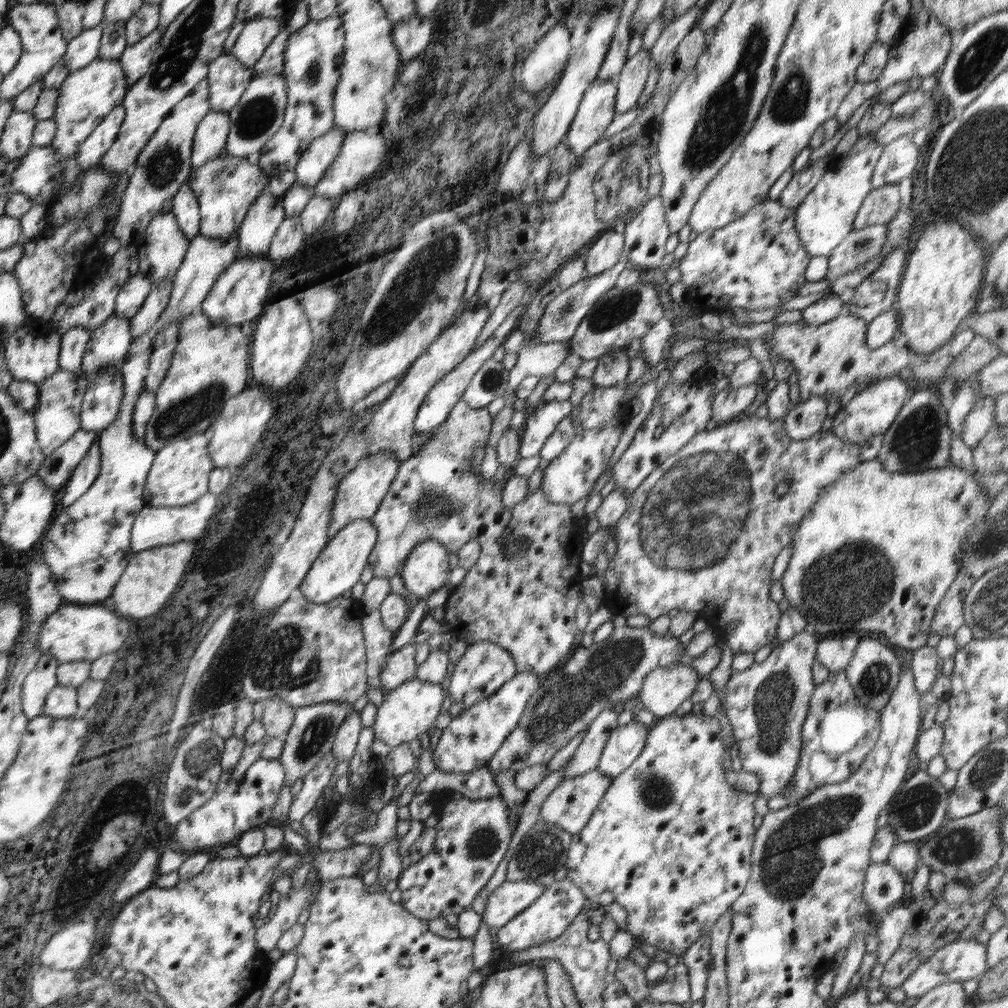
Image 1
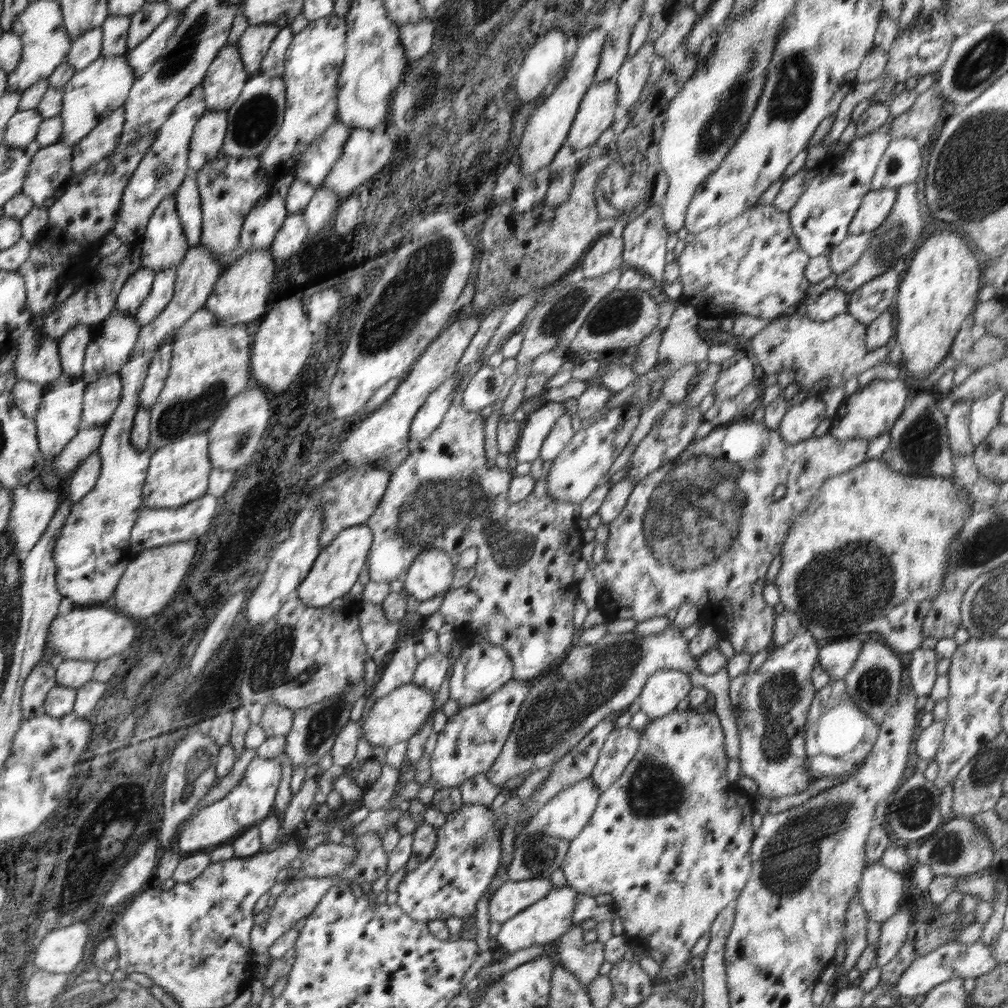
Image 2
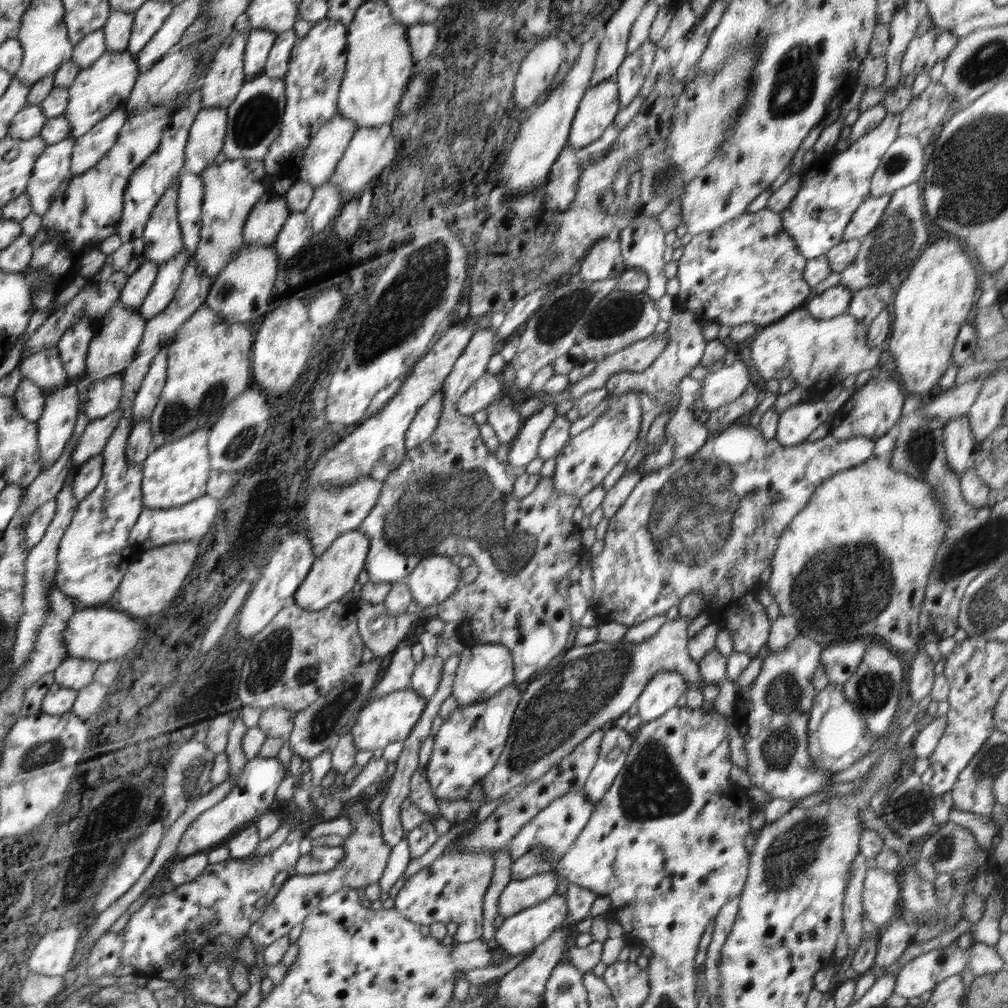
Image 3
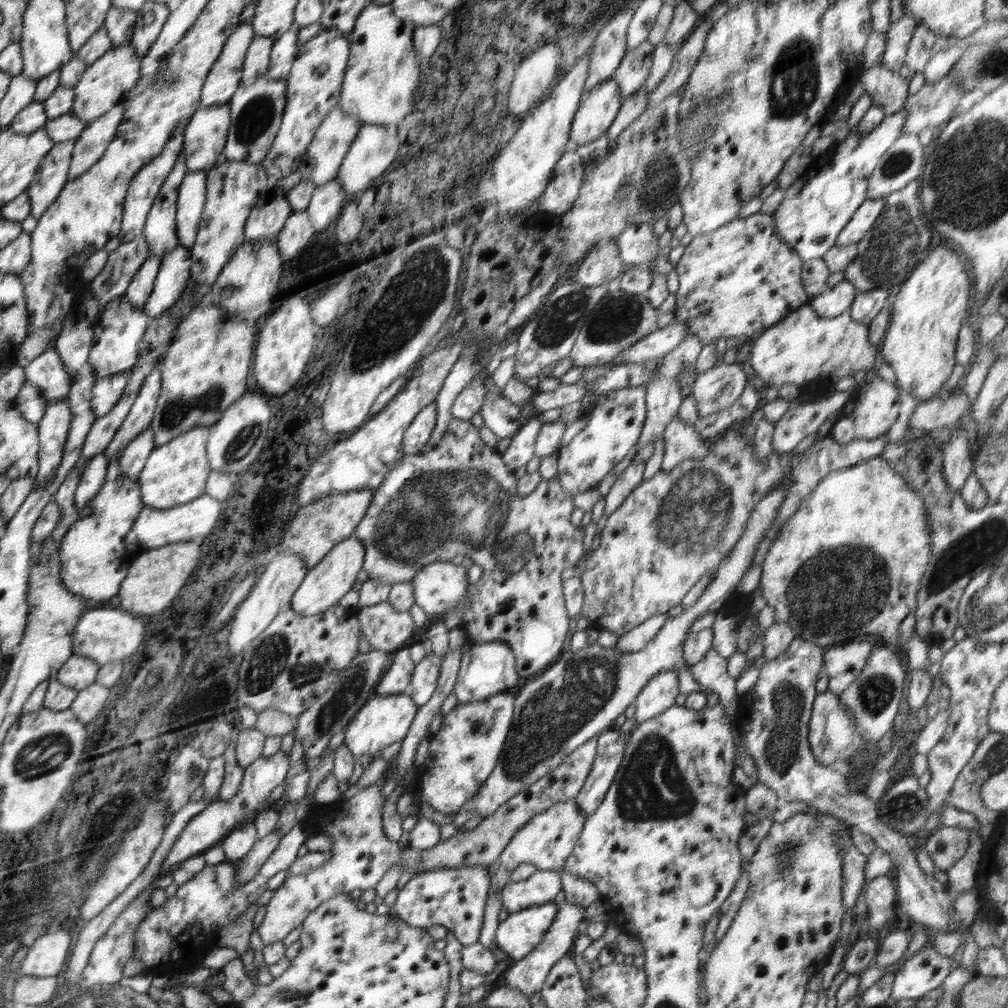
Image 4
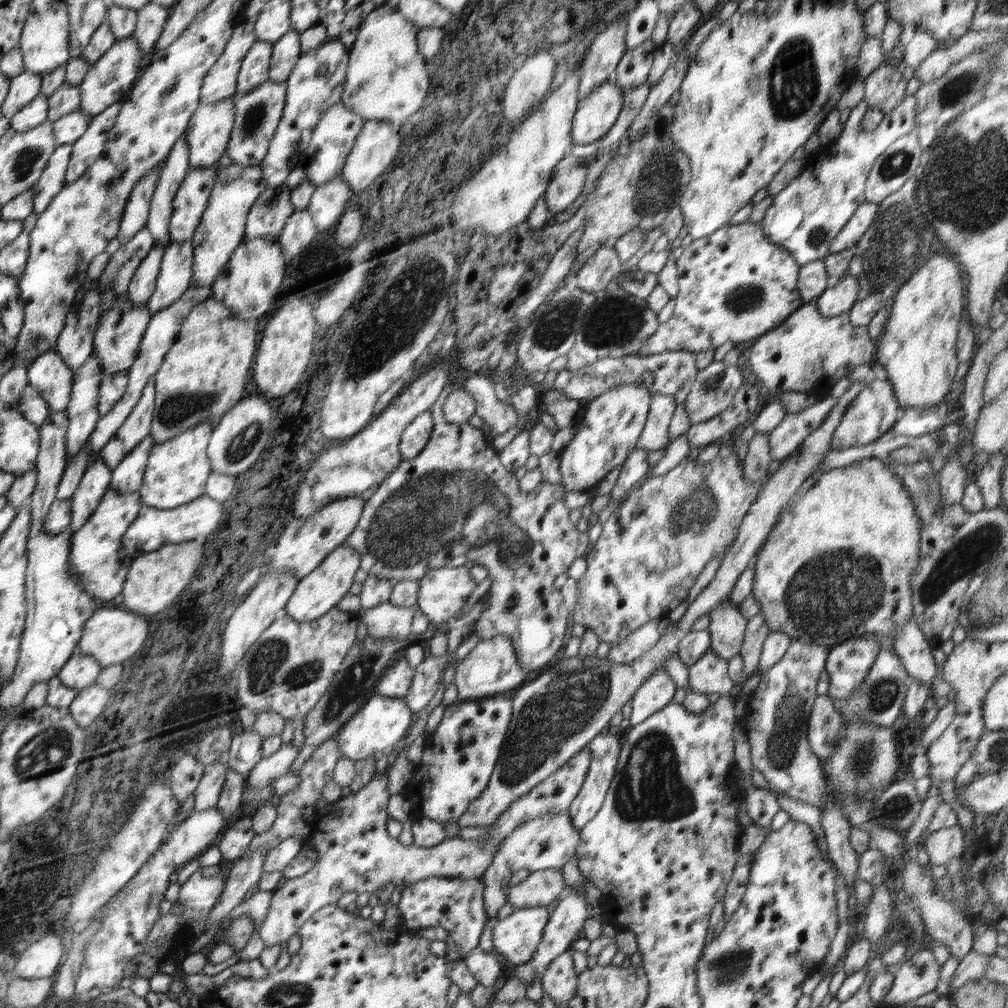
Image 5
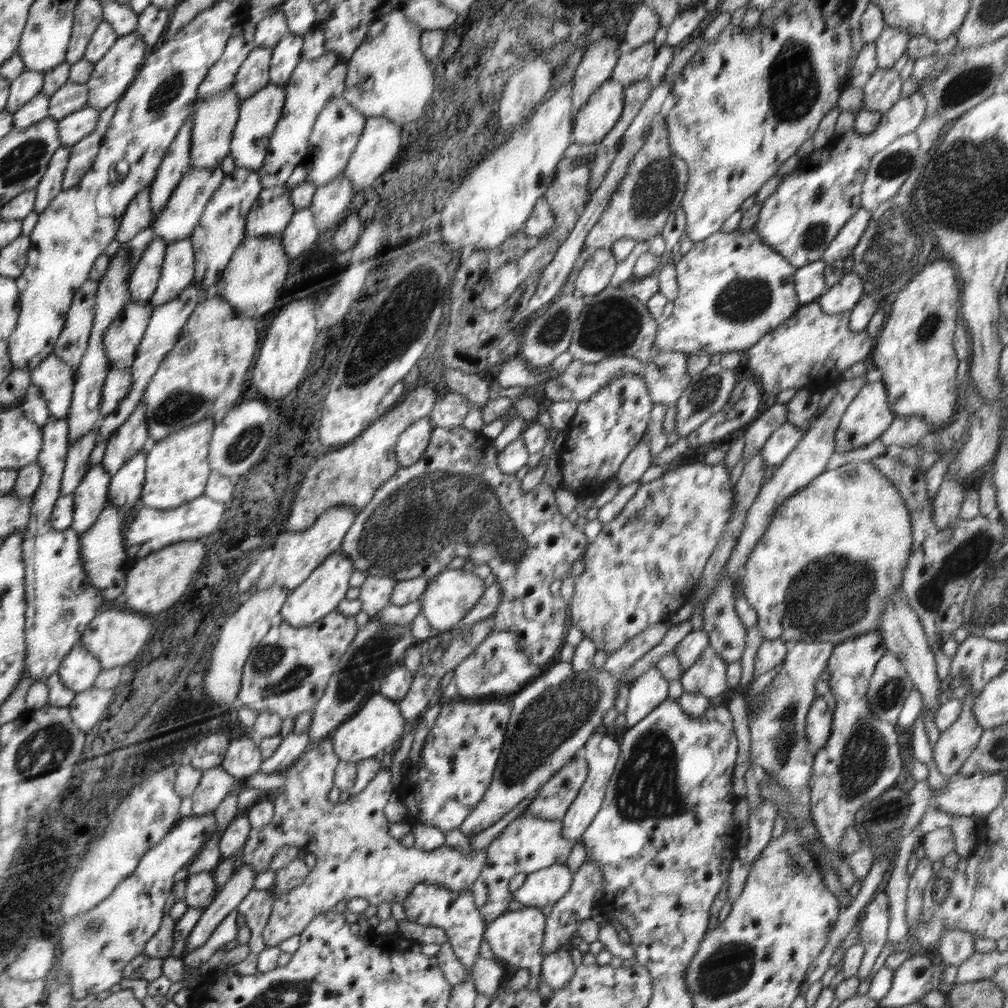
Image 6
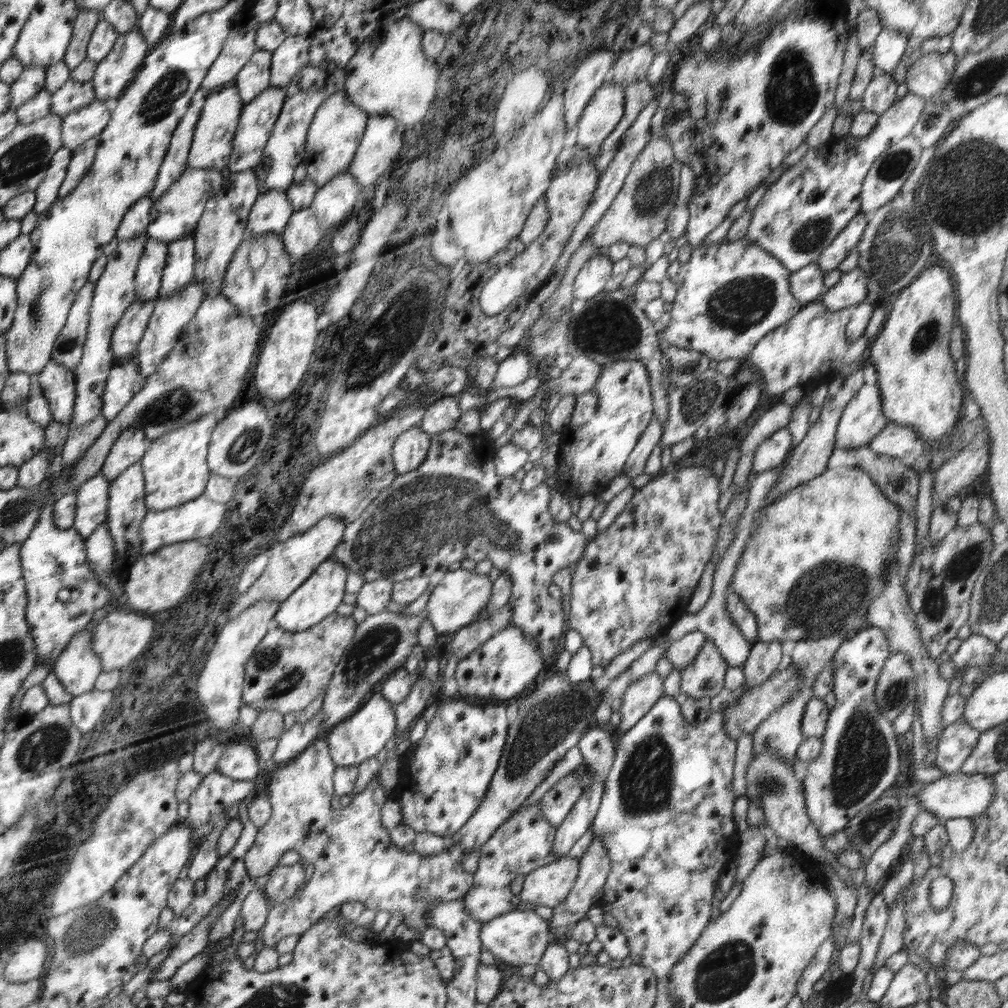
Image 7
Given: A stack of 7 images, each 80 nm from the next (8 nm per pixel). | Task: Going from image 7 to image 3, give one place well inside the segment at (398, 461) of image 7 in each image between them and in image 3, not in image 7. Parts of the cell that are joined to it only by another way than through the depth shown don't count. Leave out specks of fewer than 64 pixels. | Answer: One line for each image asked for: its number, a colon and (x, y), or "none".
3: (425, 422)
4: (419, 431)
5: (417, 434)
6: (412, 443)

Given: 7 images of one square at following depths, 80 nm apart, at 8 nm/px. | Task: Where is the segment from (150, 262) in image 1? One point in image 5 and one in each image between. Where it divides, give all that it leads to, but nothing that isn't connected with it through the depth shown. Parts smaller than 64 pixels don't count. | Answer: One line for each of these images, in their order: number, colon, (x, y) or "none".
2: (165, 245)
3: (162, 236)
4: (160, 231)
5: (177, 166)

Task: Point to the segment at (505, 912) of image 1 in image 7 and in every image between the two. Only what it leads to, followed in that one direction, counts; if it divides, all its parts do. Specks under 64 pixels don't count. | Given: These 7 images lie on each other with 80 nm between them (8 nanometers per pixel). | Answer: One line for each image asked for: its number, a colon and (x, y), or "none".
2: (510, 899)
3: (518, 895)
4: (540, 888)
5: (540, 888)
6: (546, 886)
7: (548, 886)

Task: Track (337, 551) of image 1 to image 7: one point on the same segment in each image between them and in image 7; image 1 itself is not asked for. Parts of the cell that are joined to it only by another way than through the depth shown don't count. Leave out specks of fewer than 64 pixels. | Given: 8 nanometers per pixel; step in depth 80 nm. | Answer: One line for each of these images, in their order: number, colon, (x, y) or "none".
2: (336, 569)
3: (333, 574)
4: (324, 585)
5: (320, 590)
6: (326, 587)
7: (318, 596)

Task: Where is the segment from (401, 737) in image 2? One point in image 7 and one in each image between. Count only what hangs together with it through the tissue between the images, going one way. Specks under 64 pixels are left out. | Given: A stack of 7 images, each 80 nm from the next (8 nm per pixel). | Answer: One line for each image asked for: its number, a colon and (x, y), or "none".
3: (381, 721)
4: (383, 720)
5: (382, 721)
6: (378, 723)
7: (360, 737)

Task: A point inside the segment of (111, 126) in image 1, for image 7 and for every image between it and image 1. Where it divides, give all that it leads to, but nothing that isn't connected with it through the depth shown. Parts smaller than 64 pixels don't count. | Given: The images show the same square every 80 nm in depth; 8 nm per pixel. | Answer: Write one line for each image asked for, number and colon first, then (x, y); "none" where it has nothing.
2: (102, 141)
3: (90, 148)
4: (89, 148)
5: (87, 149)
6: (82, 156)
7: (82, 161)

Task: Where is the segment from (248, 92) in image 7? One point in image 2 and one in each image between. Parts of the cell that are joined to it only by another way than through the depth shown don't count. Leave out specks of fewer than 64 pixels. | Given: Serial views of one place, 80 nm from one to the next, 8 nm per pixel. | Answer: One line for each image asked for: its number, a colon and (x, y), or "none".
2: (253, 44)
3: (259, 43)
4: (256, 62)
5: (254, 70)
6: (253, 75)

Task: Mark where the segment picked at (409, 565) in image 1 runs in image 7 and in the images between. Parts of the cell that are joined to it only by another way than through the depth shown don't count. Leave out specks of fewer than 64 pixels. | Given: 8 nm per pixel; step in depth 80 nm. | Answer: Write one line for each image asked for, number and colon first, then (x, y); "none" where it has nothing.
2: (432, 571)
3: (434, 580)
4: (439, 586)
5: (442, 593)
6: (450, 594)
7: (459, 598)

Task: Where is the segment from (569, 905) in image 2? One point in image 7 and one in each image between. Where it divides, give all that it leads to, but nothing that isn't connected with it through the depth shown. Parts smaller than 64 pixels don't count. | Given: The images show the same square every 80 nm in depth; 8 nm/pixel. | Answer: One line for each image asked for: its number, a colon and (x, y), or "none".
3: (522, 932)
4: (517, 935)
5: (517, 936)
6: (517, 937)
7: (518, 938)

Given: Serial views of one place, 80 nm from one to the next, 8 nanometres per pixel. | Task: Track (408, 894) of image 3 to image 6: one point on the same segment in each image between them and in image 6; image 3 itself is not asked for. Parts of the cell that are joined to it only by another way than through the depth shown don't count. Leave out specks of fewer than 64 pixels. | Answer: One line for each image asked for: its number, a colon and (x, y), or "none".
4: (455, 899)
5: (457, 905)
6: (454, 912)

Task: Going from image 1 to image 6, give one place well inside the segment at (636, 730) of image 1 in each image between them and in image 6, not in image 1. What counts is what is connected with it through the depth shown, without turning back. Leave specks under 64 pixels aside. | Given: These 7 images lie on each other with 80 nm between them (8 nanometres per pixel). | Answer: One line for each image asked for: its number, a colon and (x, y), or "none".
2: (618, 749)
3: (616, 743)
4: (610, 743)
5: (605, 748)
6: (601, 751)

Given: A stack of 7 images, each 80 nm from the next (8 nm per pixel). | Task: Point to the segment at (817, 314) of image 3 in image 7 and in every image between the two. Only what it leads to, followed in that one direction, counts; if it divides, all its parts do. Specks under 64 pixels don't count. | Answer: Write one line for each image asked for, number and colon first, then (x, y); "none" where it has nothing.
4: (830, 302)
5: (839, 298)
6: (843, 296)
7: (851, 289)

